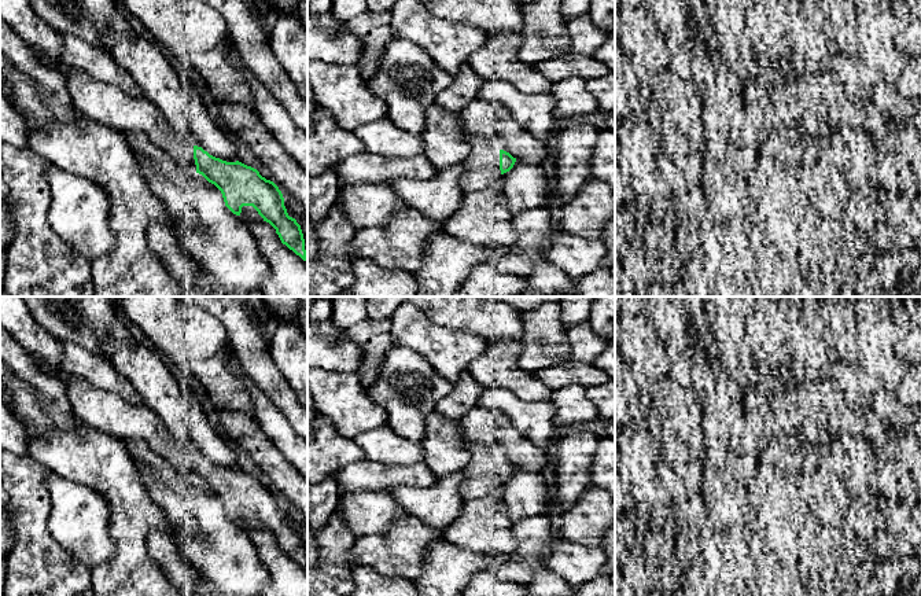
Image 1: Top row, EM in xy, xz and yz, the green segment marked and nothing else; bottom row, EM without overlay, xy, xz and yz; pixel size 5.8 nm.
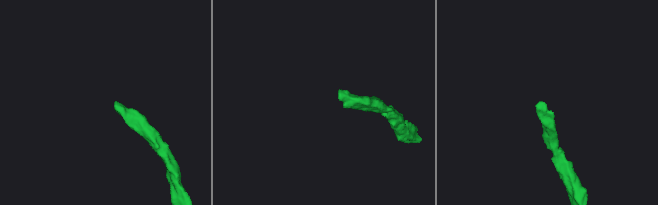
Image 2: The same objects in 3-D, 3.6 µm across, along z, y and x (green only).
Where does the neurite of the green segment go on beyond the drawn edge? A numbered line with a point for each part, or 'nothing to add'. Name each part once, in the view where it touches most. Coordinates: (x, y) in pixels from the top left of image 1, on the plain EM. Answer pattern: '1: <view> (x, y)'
1: xy (103, 411)

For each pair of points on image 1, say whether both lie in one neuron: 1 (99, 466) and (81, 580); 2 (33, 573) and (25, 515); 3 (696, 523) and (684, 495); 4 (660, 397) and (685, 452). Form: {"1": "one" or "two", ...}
{"1": "two", "2": "one", "3": "one", "4": "one"}

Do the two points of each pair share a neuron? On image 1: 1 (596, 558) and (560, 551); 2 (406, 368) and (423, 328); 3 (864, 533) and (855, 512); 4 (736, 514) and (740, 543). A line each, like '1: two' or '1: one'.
1: one
2: two
3: one
4: two

